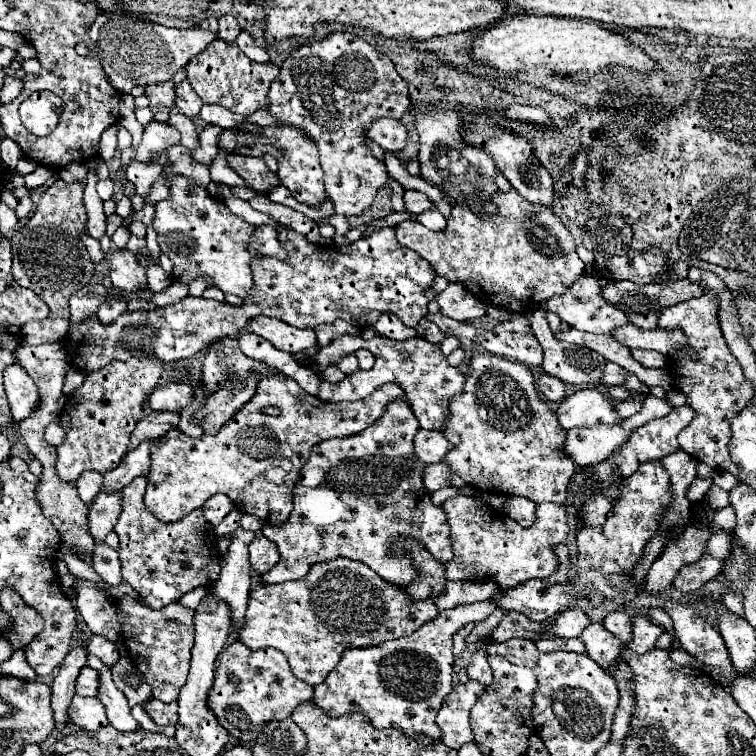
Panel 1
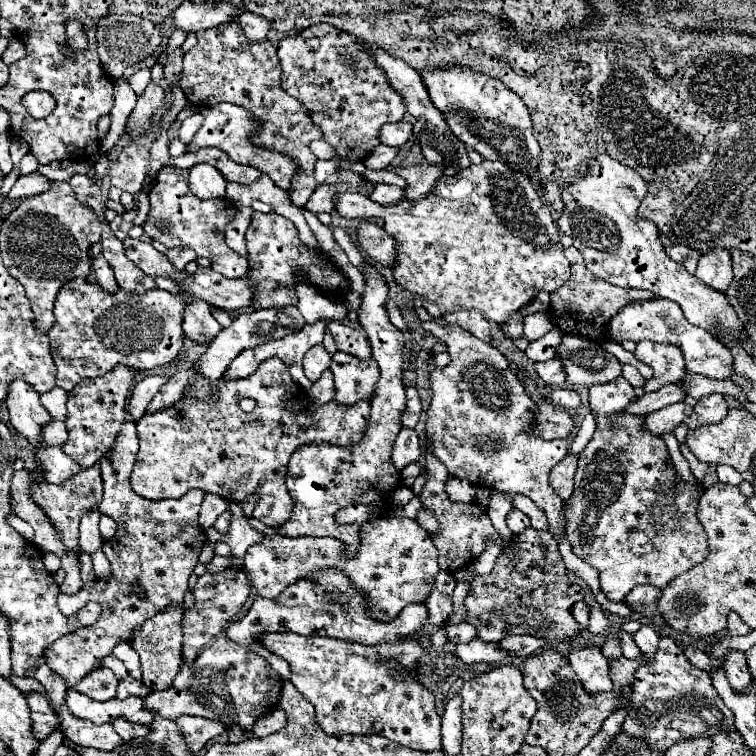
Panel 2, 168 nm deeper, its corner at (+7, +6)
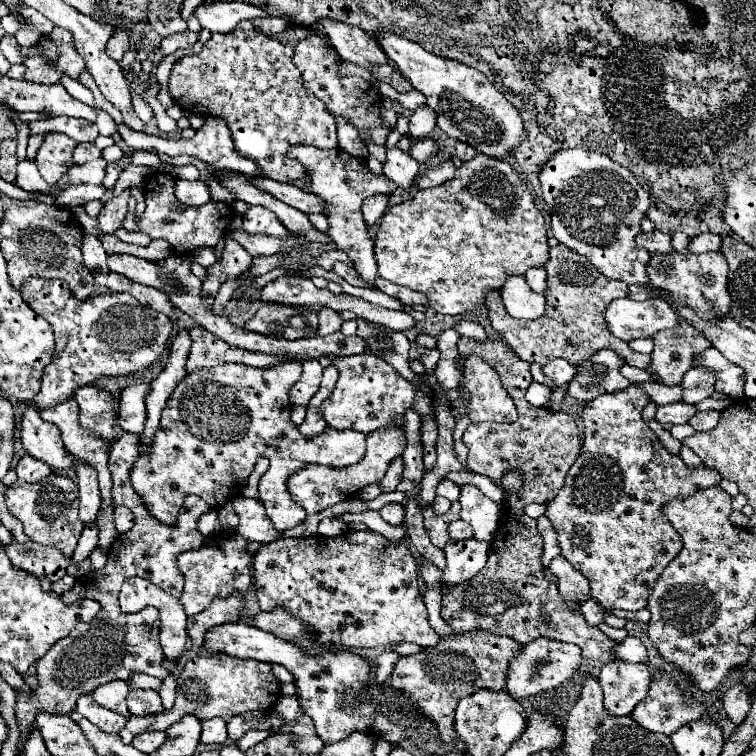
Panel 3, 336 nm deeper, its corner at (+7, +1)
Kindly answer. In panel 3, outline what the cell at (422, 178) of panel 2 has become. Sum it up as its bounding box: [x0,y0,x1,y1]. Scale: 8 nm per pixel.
[416,161,454,189]

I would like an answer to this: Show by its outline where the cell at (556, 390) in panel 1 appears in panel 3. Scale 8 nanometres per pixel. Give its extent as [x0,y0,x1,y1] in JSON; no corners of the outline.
[542,357,576,385]

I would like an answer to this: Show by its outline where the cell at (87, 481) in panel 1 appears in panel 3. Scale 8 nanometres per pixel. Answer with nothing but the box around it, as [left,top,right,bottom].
[16,455,52,483]

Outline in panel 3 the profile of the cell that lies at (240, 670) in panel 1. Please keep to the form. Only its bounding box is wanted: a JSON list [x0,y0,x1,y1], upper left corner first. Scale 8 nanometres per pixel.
[120,655,280,743]

